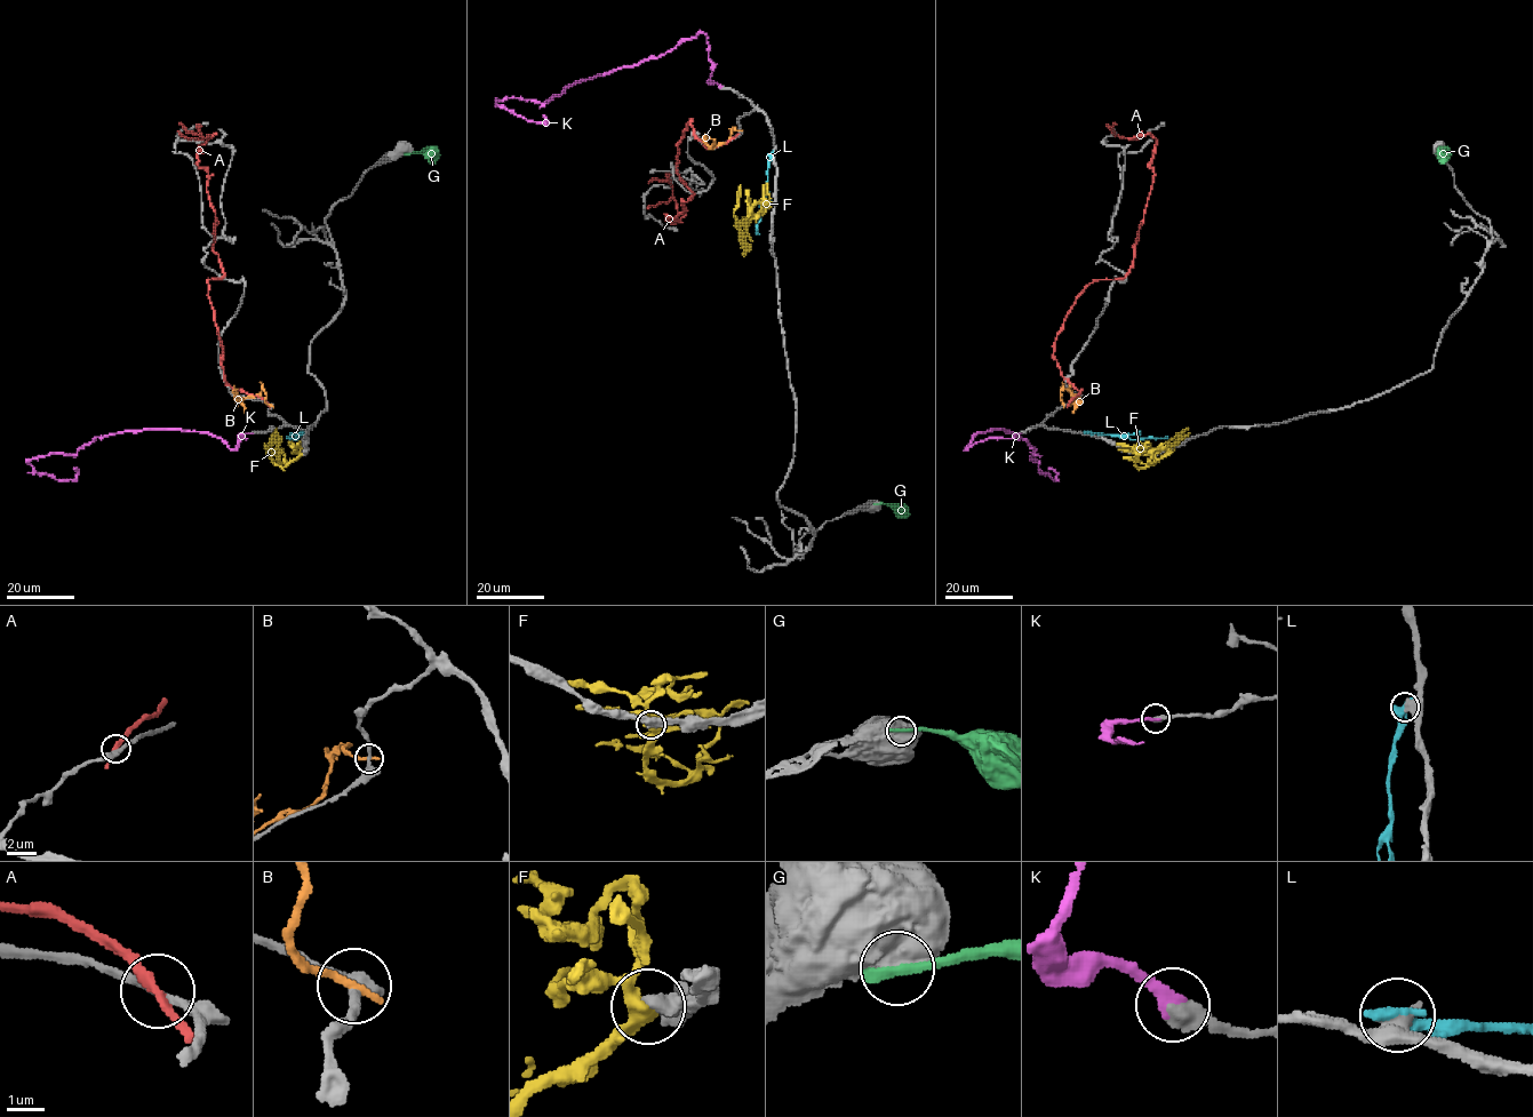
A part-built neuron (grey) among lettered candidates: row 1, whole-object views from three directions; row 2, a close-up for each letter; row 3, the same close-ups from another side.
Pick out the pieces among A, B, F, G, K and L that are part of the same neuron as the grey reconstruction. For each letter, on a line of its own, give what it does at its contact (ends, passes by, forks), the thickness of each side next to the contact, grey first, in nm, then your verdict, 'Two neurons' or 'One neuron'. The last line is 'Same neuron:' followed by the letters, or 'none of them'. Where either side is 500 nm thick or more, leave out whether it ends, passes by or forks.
A: It passes by. Thickness 240 nm (grey) against 280 nm. Two neurons
B: It ends there. Thickness 280 nm (grey) against 260 nm. Two neurons
F: Thickness 550 nm (grey) against 400 nm. Two neurons
G: Thickness 950 nm (grey) against 340 nm. Two neurons
K: It ends there. Thickness 440 nm (grey) against 320 nm. One neuron
L: Thickness 500 nm (grey) against 480 nm. Two neurons
Same neuron: K

